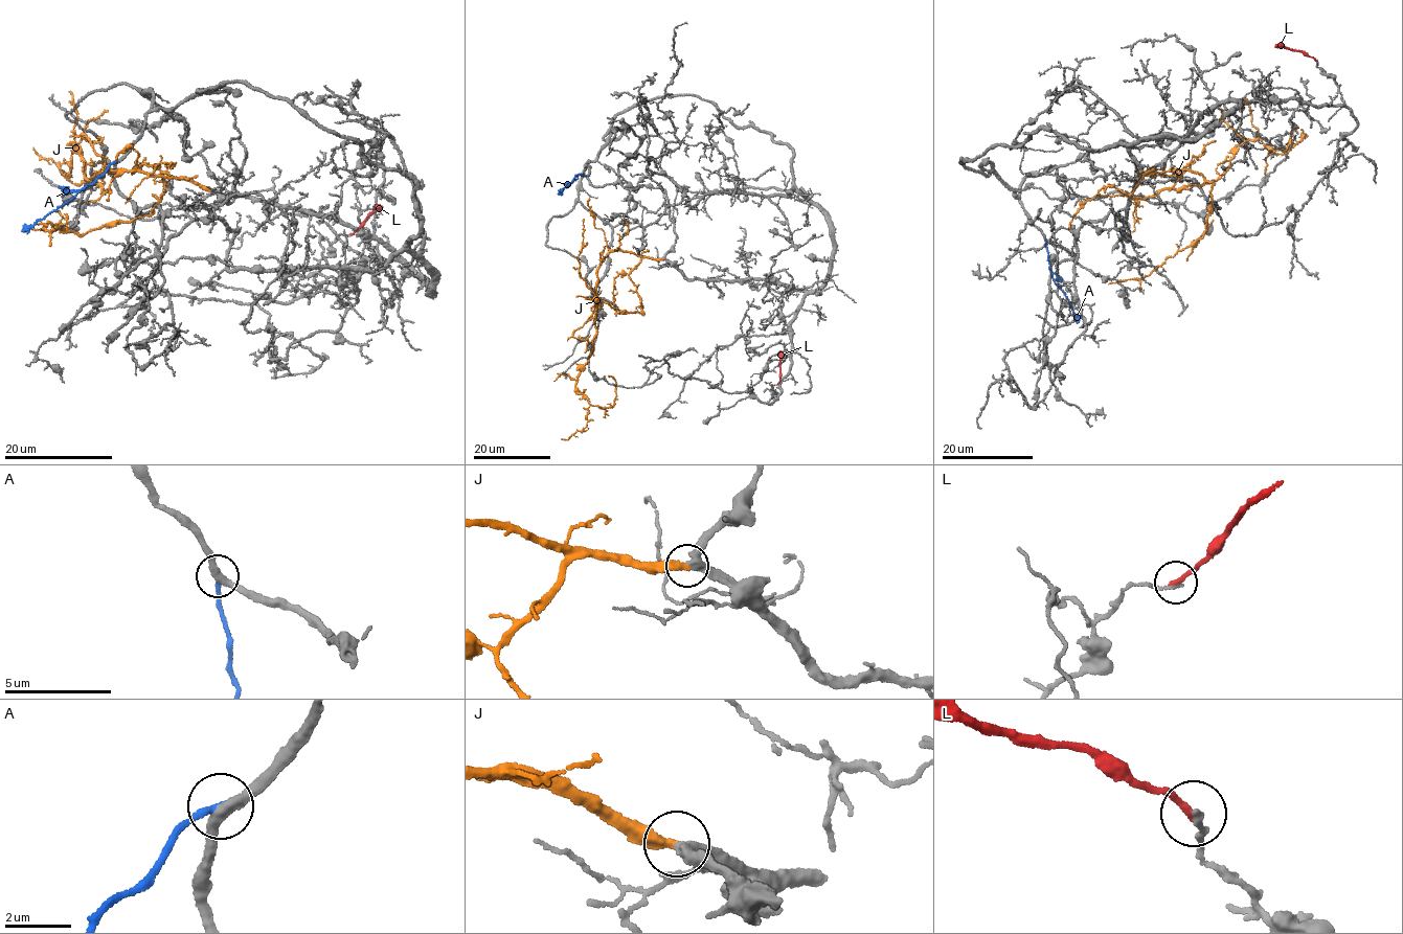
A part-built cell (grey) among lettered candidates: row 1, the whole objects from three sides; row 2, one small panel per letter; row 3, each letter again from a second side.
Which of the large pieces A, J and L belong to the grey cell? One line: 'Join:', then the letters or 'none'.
Join: J

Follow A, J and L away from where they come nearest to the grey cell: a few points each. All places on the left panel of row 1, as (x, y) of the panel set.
A: (116, 161), (62, 206), (21, 231)
J: (209, 189), (106, 167), (90, 181), (81, 149), (71, 143), (70, 180), (108, 189), (88, 202)
L: (352, 234), (374, 211), (382, 207)

